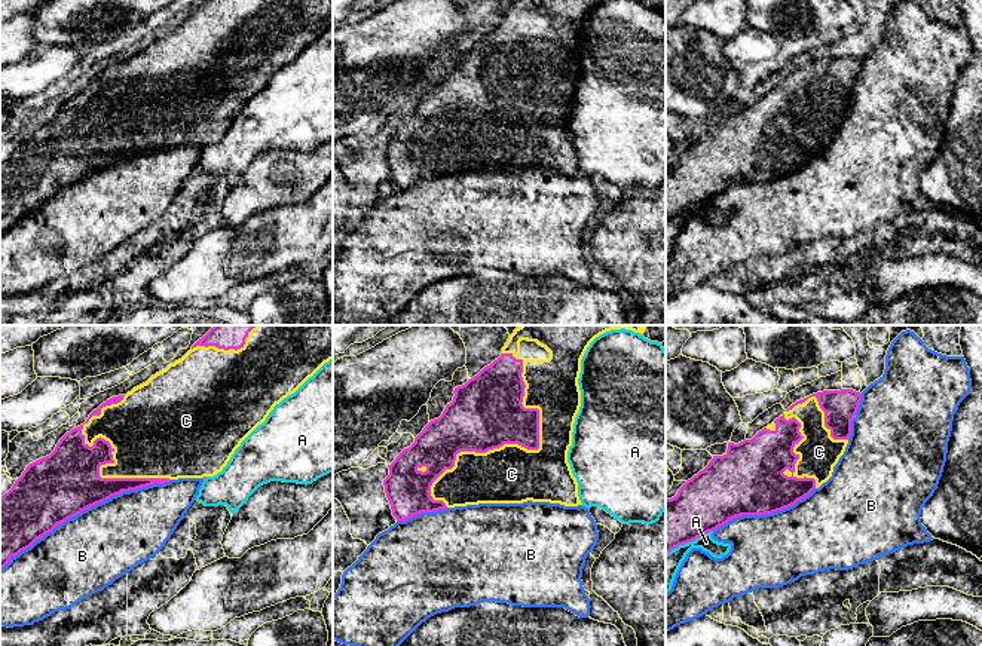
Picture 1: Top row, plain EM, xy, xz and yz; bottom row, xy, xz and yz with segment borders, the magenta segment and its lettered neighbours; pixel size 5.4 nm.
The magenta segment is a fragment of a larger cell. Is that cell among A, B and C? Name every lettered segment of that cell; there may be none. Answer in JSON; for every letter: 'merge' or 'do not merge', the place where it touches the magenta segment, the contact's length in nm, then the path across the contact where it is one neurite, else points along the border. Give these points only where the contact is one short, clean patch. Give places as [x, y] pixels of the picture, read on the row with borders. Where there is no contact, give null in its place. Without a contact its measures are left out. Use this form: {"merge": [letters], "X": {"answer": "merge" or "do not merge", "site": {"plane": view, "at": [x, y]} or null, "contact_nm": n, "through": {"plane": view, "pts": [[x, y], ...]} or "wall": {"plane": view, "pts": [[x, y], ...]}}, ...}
{"merge": ["C"], "A": {"answer": "do not merge", "site": {"plane": "yz", "at": [688, 541]}, "contact_nm": 280}, "B": {"answer": "do not merge", "site": {"plane": "xy", "at": [85, 508]}, "contact_nm": 1050}, "C": {"answer": "merge", "site": {"plane": "xz", "at": [523, 446]}, "contact_nm": 900}}

